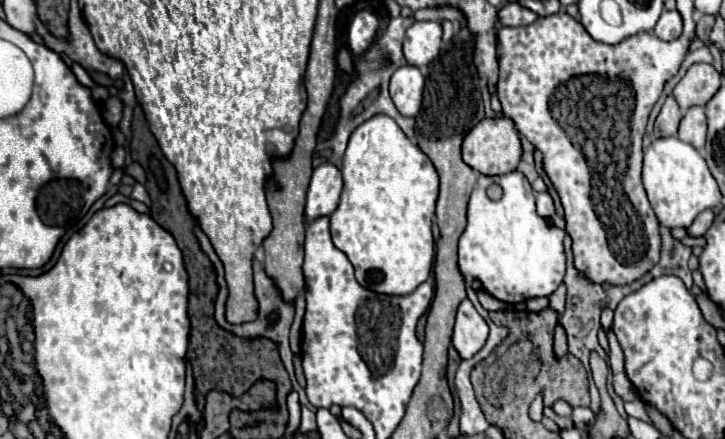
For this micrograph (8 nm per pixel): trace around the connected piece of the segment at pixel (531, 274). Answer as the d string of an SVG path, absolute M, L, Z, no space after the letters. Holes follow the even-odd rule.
M511 171L505 175L497 175L497 177L479 175L475 189L471 193L471 199L469 199L467 229L459 239L459 269L467 283L473 283L473 279L479 281L485 293L489 293L491 297L503 303L519 303L531 297L547 297L561 285L563 275L565 275L563 237L565 237L565 231L547 225L545 219L537 215L535 193L523 173ZM491 183L497 183L503 187L503 197L499 201L491 201L485 195L485 189Z

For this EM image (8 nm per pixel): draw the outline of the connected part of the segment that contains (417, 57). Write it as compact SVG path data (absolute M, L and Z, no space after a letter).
M415 21L407 29L407 37L403 43L403 53L409 65L429 65L441 49L441 23L437 21Z

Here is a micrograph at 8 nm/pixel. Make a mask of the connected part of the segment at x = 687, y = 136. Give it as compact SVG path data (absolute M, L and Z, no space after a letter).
M691 107L685 113L685 117L681 119L679 139L689 143L689 145L693 145L695 149L703 149L705 133L707 133L707 123L705 123L703 107Z

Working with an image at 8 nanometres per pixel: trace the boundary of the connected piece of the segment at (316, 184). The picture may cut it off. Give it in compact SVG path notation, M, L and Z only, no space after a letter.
M333 163L319 165L313 171L311 185L307 191L307 203L305 203L307 221L313 221L313 217L331 215L333 209L337 207L341 191L343 191L341 171Z

